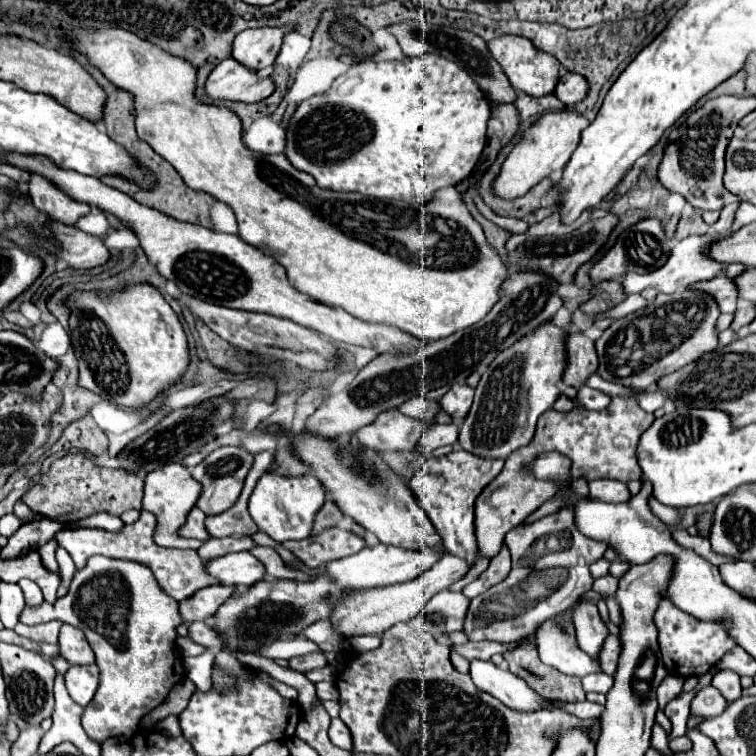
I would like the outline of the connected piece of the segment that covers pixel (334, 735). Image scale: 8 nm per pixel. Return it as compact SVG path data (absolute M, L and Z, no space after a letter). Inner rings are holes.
M331 719L331 727L329 727L329 739L341 747L341 749L351 749L351 733L349 733L349 727L339 719Z

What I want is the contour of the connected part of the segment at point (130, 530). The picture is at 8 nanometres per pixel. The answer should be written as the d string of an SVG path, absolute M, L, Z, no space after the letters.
M141 511L141 517L133 525L125 525L123 533L109 533L103 529L61 529L55 533L55 539L61 547L67 549L71 559L75 561L77 569L83 569L87 565L87 559L93 555L105 555L111 559L127 559L141 563L149 567L157 579L157 583L195 583L195 585L213 585L215 579L207 577L203 571L203 561L193 549L169 549L169 547L159 547L153 541L155 533L155 515L149 511Z

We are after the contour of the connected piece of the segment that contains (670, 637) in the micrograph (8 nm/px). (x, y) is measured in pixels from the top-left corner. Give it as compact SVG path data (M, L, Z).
M669 599L659 603L655 613L655 625L659 629L659 645L663 653L663 663L671 675L677 677L701 677L705 675L723 655L737 647L735 639L731 639L729 631L715 621L701 621L693 615L687 615L679 607L675 607Z

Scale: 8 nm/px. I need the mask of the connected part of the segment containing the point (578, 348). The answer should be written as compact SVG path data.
M569 331L565 335L565 371L563 371L563 383L581 387L587 375L595 373L597 367L597 355L595 345L589 337L583 333Z

